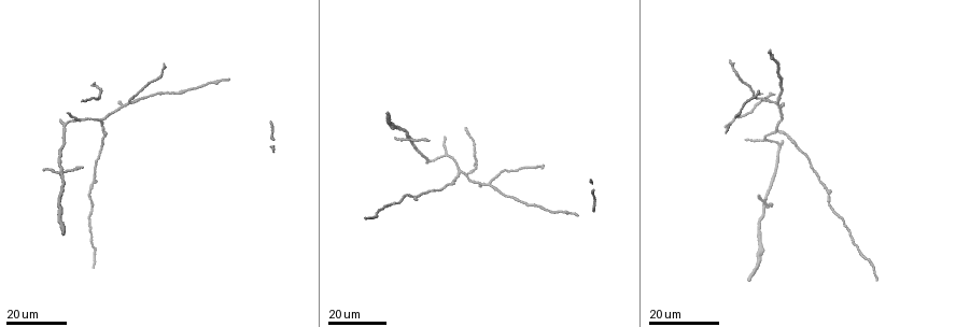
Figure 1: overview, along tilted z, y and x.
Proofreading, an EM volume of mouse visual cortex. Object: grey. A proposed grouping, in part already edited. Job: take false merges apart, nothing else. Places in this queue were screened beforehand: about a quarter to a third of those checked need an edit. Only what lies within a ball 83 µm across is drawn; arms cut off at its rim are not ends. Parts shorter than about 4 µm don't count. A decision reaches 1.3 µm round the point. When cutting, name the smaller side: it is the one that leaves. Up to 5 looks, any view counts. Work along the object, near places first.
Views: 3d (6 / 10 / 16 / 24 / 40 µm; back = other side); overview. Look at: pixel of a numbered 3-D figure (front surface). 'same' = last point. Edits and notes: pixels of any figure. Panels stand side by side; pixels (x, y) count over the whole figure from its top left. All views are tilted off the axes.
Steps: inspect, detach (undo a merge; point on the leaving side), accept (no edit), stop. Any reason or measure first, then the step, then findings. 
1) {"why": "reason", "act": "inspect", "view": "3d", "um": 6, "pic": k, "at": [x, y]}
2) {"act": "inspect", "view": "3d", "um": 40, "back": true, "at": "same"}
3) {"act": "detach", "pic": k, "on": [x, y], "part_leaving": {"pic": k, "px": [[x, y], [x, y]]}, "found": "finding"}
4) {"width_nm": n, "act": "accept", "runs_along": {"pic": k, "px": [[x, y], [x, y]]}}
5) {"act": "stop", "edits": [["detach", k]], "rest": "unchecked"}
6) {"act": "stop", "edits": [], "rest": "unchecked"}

{"why": "branch point", "act": "inspect", "view": "3d", "um": 24, "pic": 1, "at": [102, 120]}

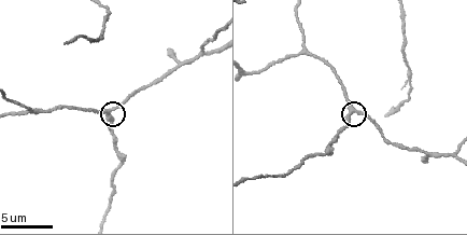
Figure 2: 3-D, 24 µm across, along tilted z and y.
{"act": "inspect", "view": "3d", "um": 10, "pic": 2, "at": [104, 111]}

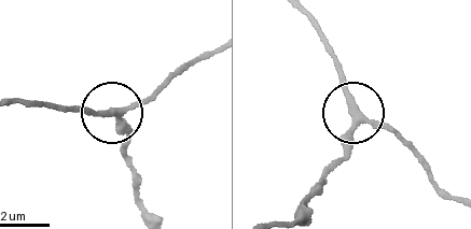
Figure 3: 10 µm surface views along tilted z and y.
{"width_nm": 280, "act": "accept", "runs_along": {"pic": 3, "px": [[212, 49], [116, 112], [133, 136]]}, "found": "all the same neuron"}

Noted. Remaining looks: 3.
{"why": "arms run side by side", "act": "inspect", "view": "3d", "um": 24, "pic": 1, "at": [764, 207]}

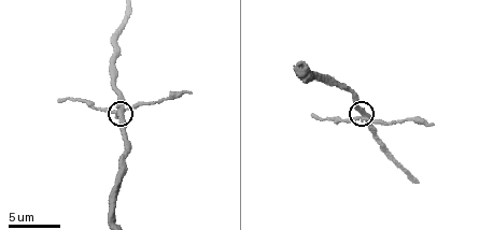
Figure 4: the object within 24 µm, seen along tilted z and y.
{"act": "inspect", "view": "3d", "um": 6, "pic": 4, "at": [121, 108]}

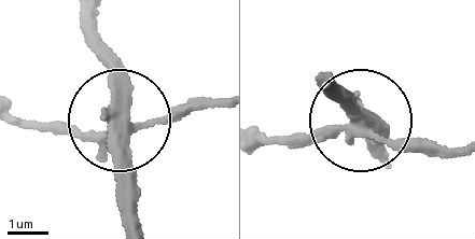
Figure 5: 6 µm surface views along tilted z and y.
{"width_nm": 300, "act": "detach", "pic": 5, "on": [179, 104], "part_leaving": {"pic": 5, "px": [[130, 134], [220, 108]]}, "found": "two neurons meet here"}

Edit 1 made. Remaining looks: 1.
{"why": "three arms meet", "act": "inspect", "view": "3d", "um": 10, "pic": 2, "at": [426, 152]}

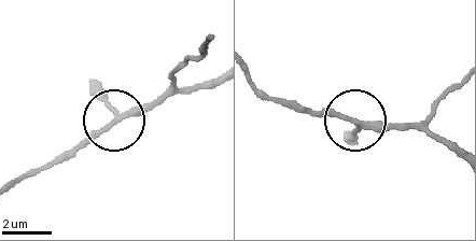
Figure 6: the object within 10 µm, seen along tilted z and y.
{"act": "accept", "runs_along": {"pic": 6, "px": [[204, 85], [146, 102], [118, 118], [93, 81]]}, "found": "continuous, no second neuron"}

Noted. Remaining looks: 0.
{"act": "stop", "edits": [["detach", 5]], "rest": "unchecked"}

